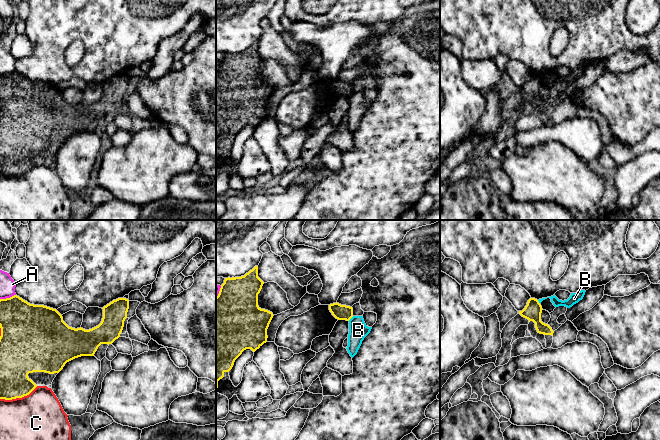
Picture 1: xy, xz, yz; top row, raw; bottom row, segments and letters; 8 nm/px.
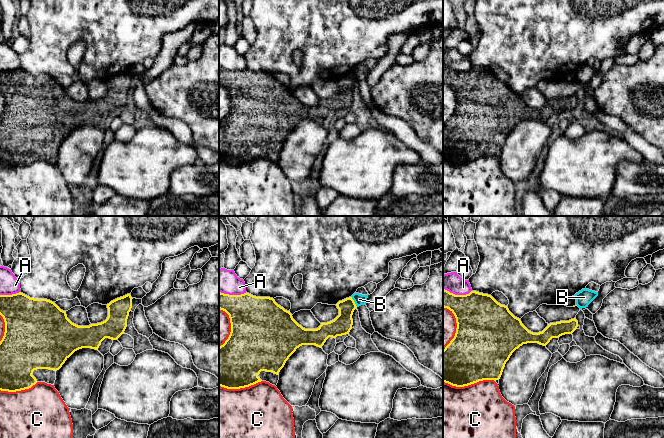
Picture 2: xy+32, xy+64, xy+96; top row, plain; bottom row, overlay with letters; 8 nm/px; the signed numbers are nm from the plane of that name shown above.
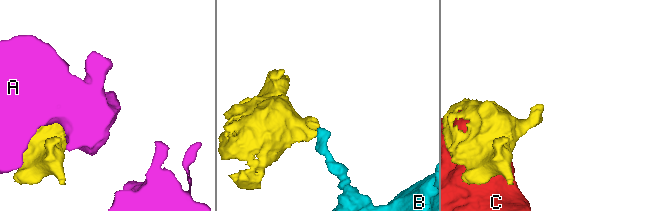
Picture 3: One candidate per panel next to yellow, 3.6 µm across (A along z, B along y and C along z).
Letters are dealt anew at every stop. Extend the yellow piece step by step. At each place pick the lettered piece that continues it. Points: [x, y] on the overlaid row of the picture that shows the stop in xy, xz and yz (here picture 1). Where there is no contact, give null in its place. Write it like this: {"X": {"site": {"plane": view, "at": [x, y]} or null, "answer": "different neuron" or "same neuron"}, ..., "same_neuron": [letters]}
{"A": {"site": {"plane": "xy", "at": [7, 298]}, "answer": "different neuron"}, "B": {"site": {"plane": "xz", "at": [350, 318]}, "answer": "different neuron"}, "C": {"site": {"plane": "xy", "at": [18, 397]}, "answer": "different neuron"}, "same_neuron": []}

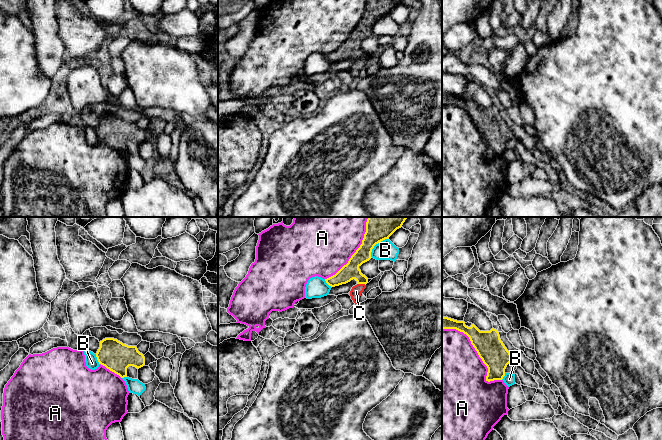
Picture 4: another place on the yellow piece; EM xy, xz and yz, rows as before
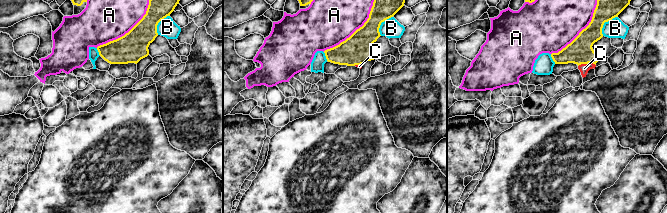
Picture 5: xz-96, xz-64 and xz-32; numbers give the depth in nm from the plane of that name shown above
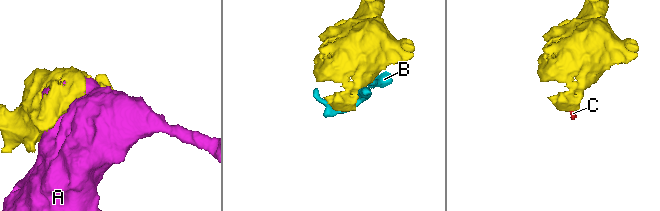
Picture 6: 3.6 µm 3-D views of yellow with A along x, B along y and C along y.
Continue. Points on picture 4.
{"A": {"site": {"plane": "yz", "at": [477, 352]}, "answer": "different neuron"}, "B": {"site": {"plane": "xz", "at": [375, 244]}, "answer": "different neuron"}, "C": {"site": {"plane": "xz", "at": [361, 283]}, "answer": "same neuron"}, "same_neuron": ["C"]}

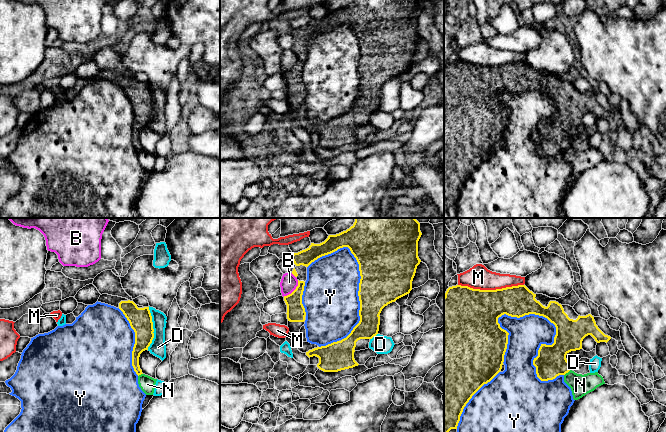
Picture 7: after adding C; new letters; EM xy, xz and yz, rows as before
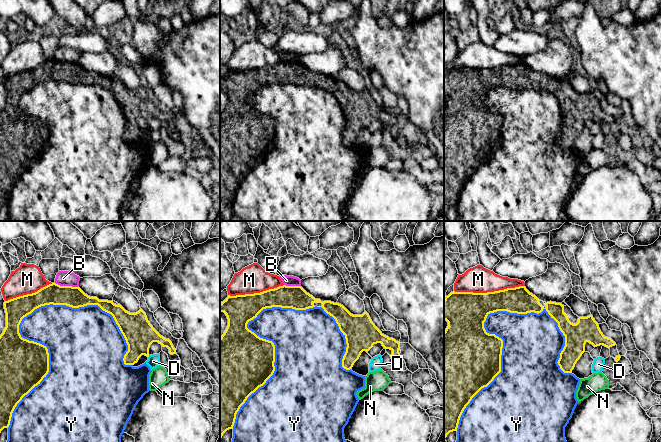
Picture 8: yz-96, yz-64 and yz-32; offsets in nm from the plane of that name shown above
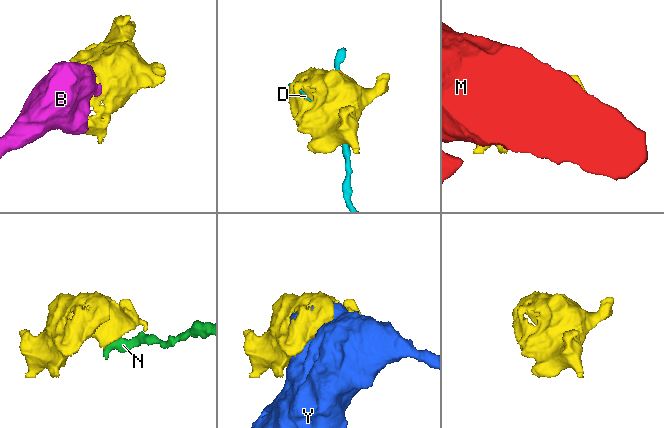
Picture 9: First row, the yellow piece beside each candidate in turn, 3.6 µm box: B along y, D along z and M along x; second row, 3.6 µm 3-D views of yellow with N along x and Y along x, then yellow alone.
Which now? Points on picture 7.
{"B": {"site": {"plane": "xz", "at": [294, 290]}, "answer": "different neuron"}, "D": {"site": {"plane": "xy", "at": [152, 328]}, "answer": "different neuron"}, "M": {"site": {"plane": "yz", "at": [491, 290]}, "answer": "different neuron"}, "N": {"site": {"plane": "yz", "at": [567, 372]}, "answer": "different neuron"}, "Y": {"site": {"plane": "yz", "at": [554, 340]}, "answer": "different neuron"}, "same_neuron": []}

